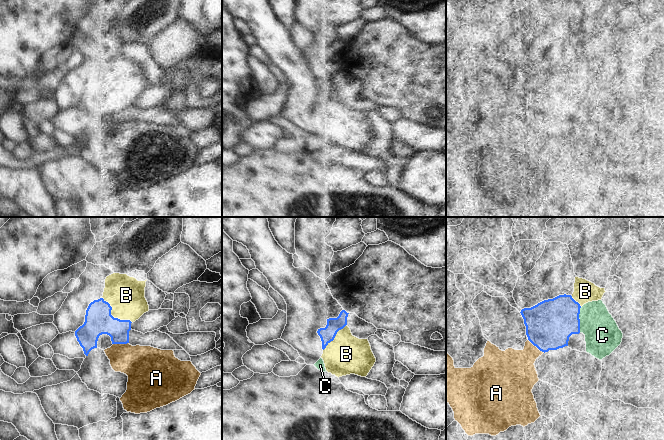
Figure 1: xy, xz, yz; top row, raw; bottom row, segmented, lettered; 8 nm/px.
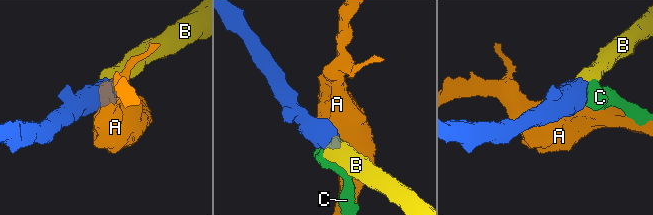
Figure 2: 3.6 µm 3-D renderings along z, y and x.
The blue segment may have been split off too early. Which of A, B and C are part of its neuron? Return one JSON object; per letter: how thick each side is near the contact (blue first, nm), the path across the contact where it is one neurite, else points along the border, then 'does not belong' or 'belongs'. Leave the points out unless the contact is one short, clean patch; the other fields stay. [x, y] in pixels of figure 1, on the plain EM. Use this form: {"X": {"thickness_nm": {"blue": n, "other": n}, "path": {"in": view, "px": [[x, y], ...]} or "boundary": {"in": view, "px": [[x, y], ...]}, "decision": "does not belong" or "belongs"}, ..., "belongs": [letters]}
{"A": {"thickness_nm": {"blue": 380, "other": 320}, "decision": "does not belong"}, "B": {"thickness_nm": {"blue": 220, "other": 300}, "path": {"in": "xy", "px": [[98, 96], [103, 92], [112, 92], [126, 71]]}, "decision": "belongs"}, "C": {"thickness_nm": {"blue": 380, "other": 280}, "boundary": {"in": "yz", "px": [[581, 83], [579, 108]]}, "decision": "does not belong"}, "belongs": ["B"]}

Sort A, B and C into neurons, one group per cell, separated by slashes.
A / B / C

